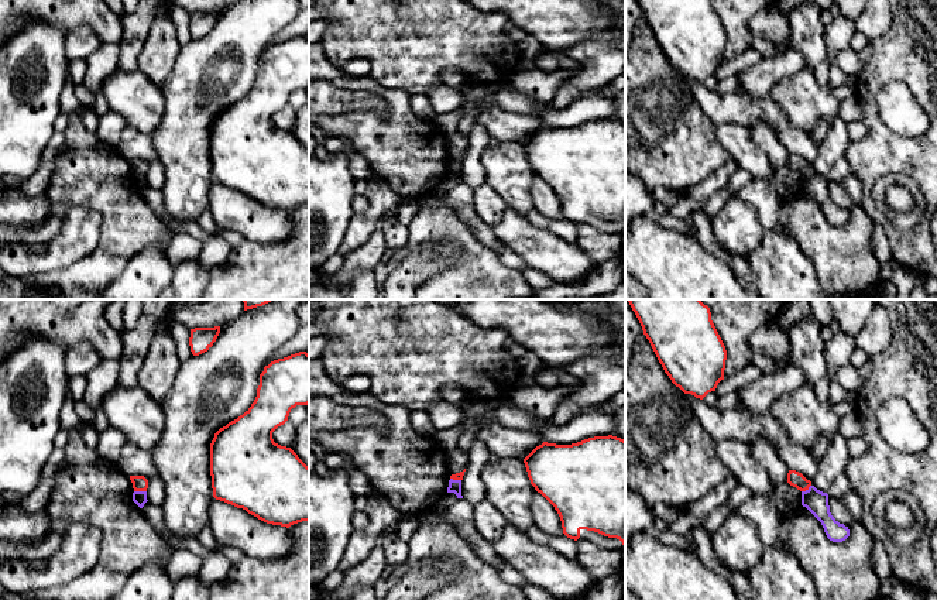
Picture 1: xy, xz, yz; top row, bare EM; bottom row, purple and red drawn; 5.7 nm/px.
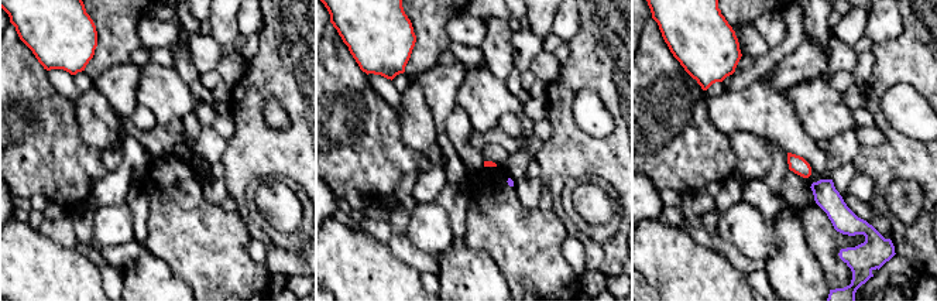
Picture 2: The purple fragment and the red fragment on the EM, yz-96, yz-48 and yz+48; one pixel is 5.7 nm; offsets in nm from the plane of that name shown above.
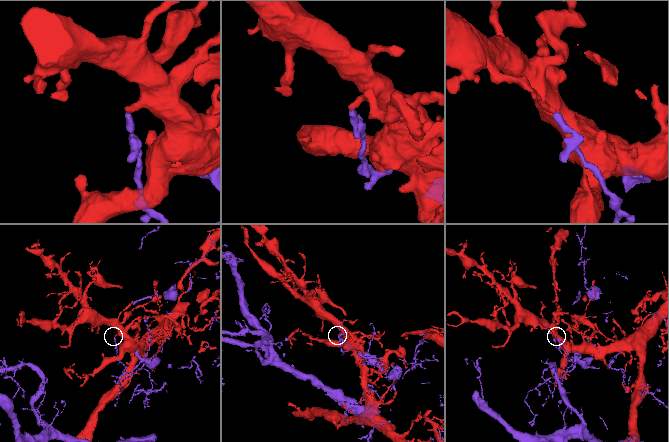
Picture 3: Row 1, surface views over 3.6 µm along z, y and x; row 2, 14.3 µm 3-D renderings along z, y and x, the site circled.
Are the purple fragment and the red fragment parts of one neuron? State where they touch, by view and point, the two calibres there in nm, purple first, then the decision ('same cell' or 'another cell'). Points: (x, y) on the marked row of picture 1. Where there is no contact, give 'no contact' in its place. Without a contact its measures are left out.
xy (140, 492) | 80/90 nm | another cell

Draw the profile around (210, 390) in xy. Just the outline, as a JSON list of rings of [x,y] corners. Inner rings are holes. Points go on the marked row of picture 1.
[[[272,299],[220,326],[207,352],[181,363],[171,391],[161,401],[164,433],[152,450],[158,474],[165,483],[162,504],[165,529],[174,538],[196,538],[209,525],[213,497],[210,443],[214,433],[243,415],[257,397],[260,371],[265,363],[296,333],[301,322],[296,309],[305,299]]]

